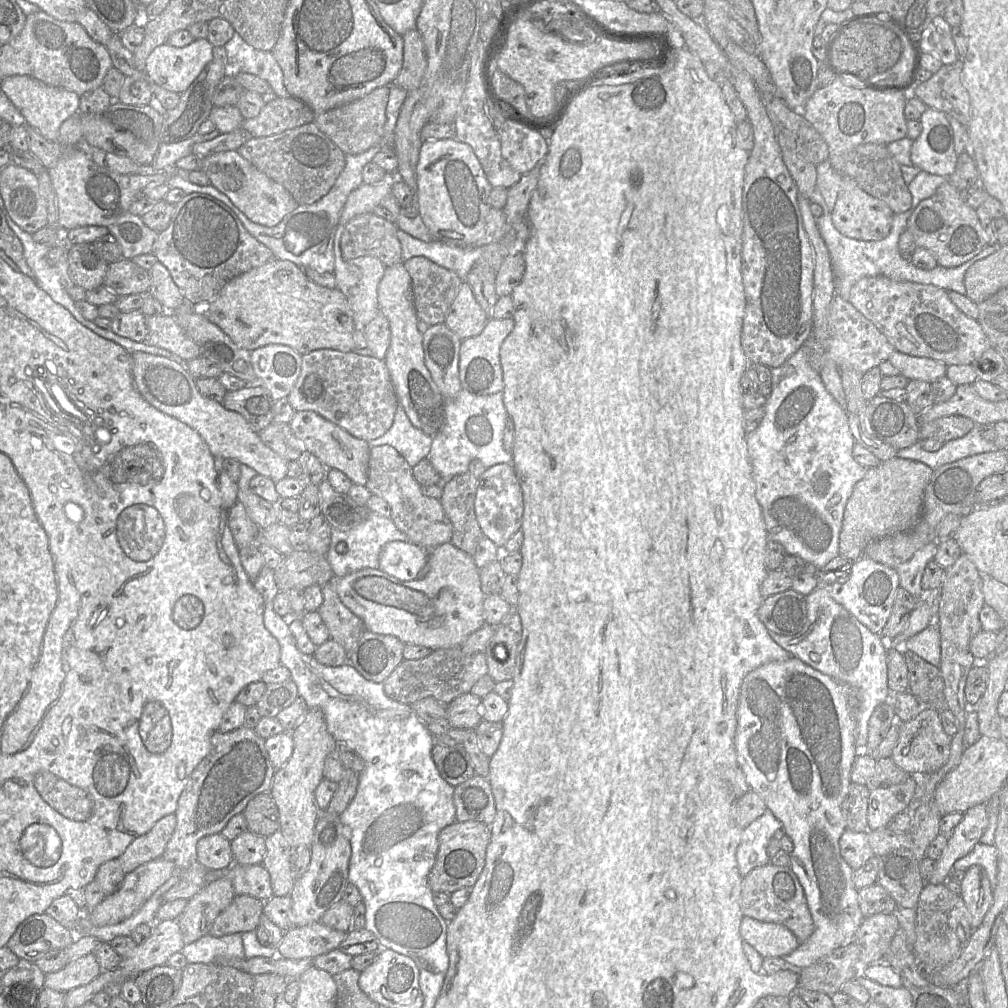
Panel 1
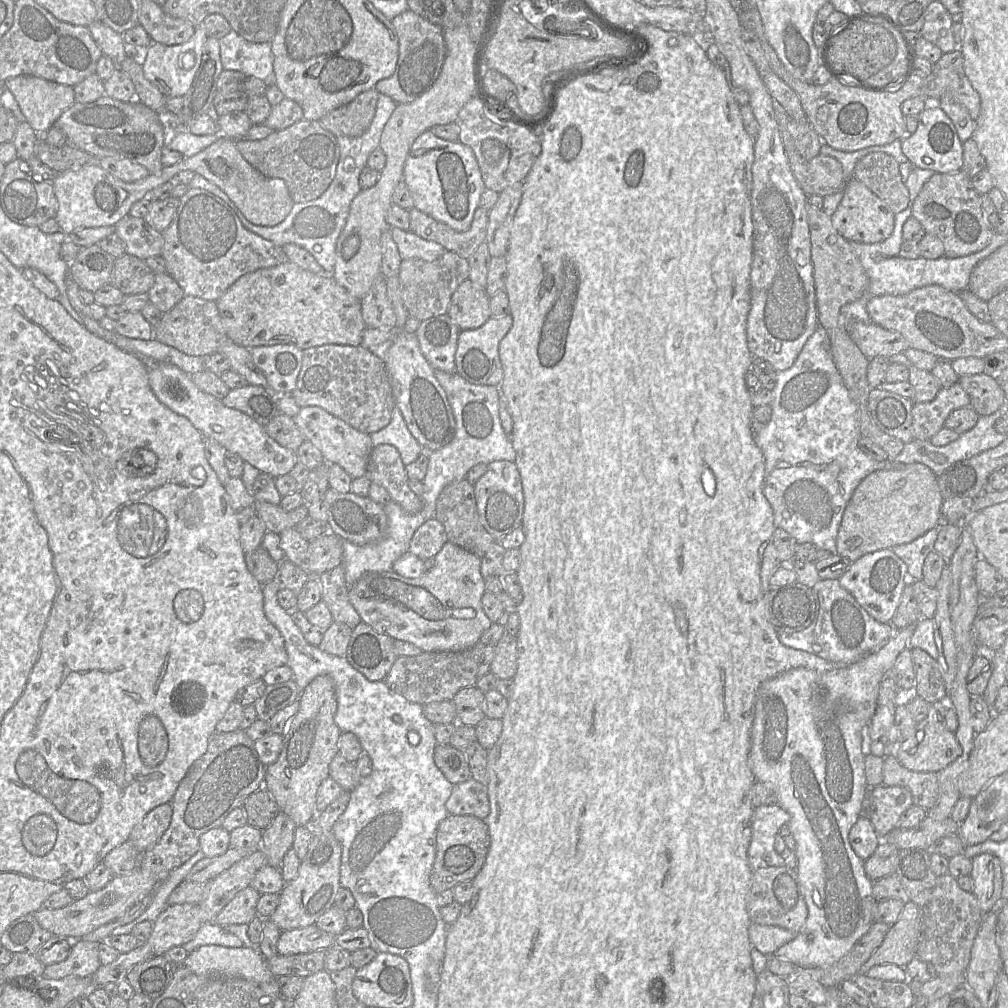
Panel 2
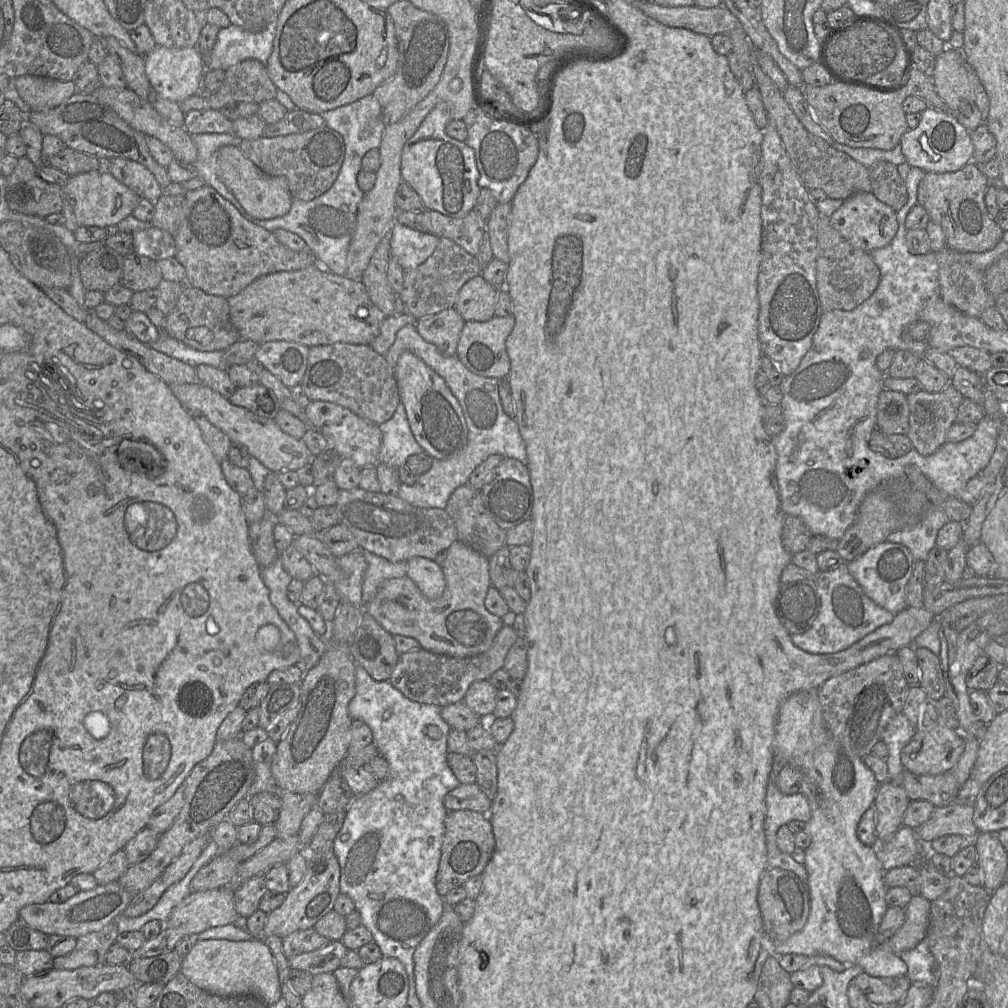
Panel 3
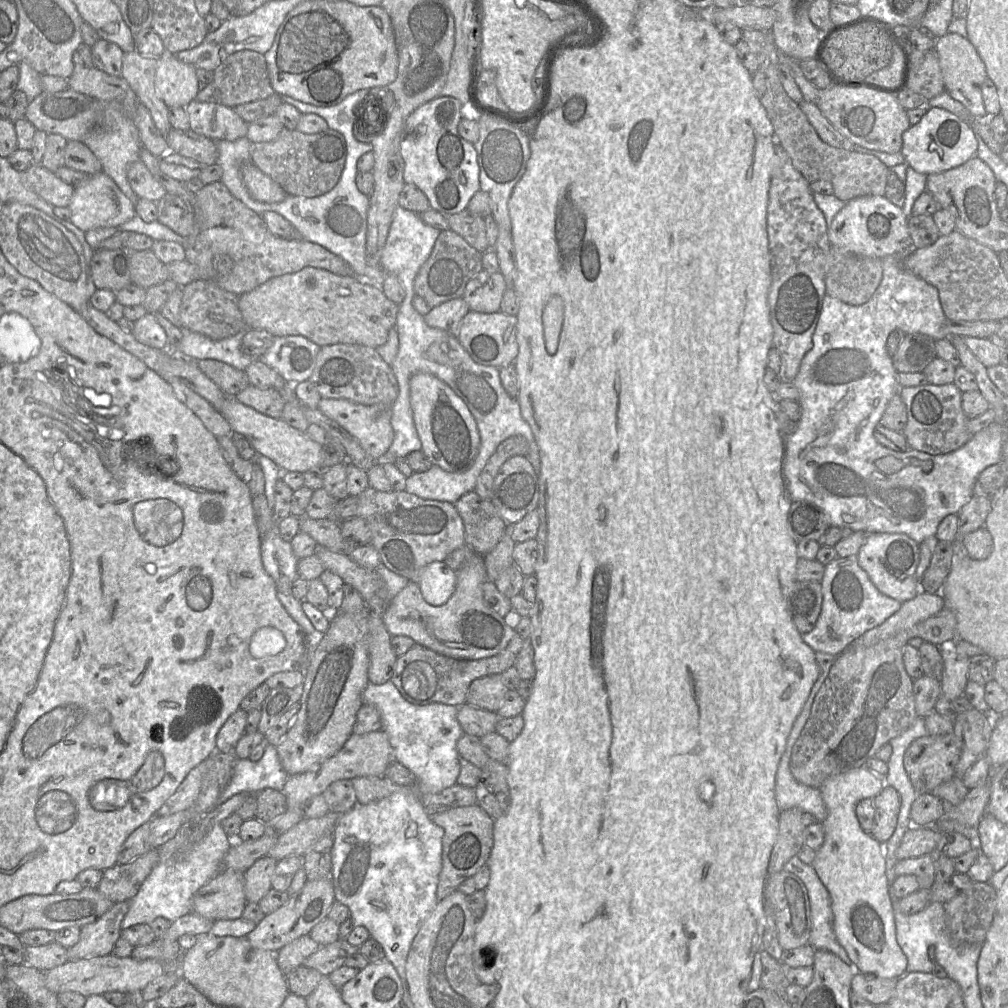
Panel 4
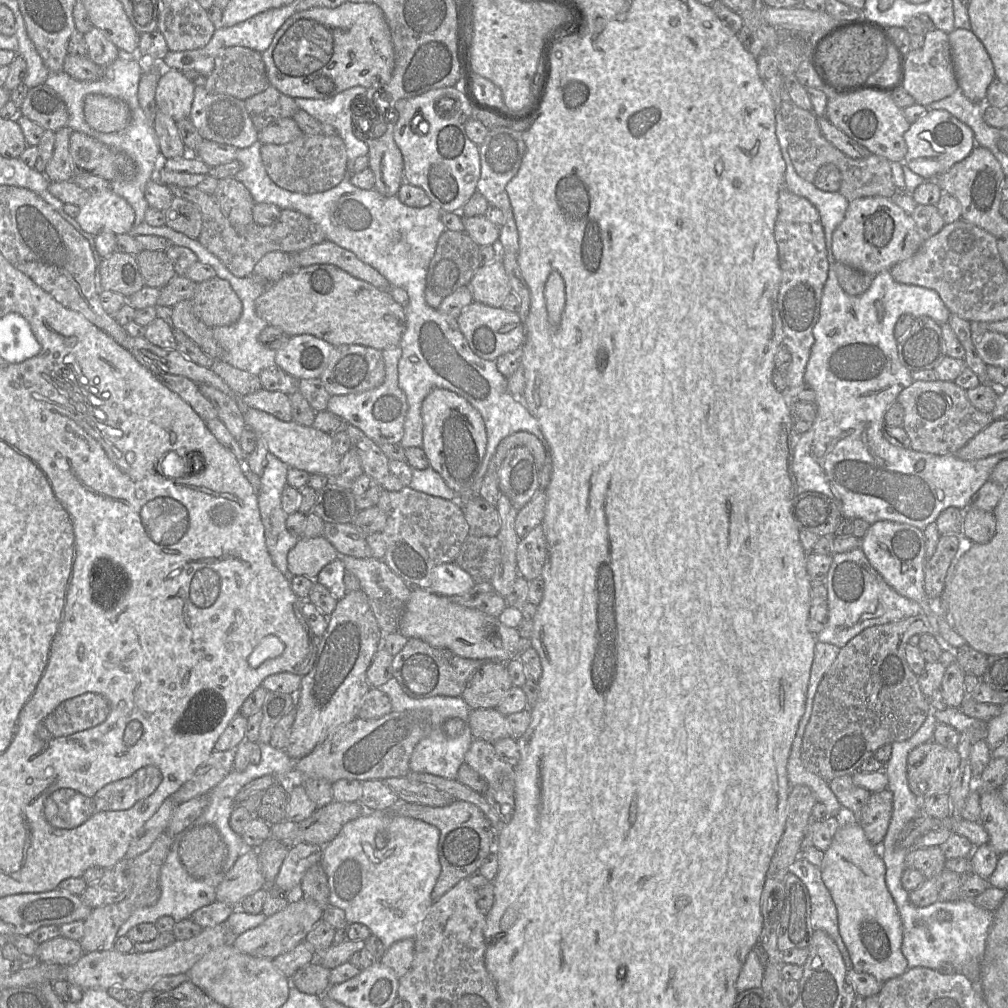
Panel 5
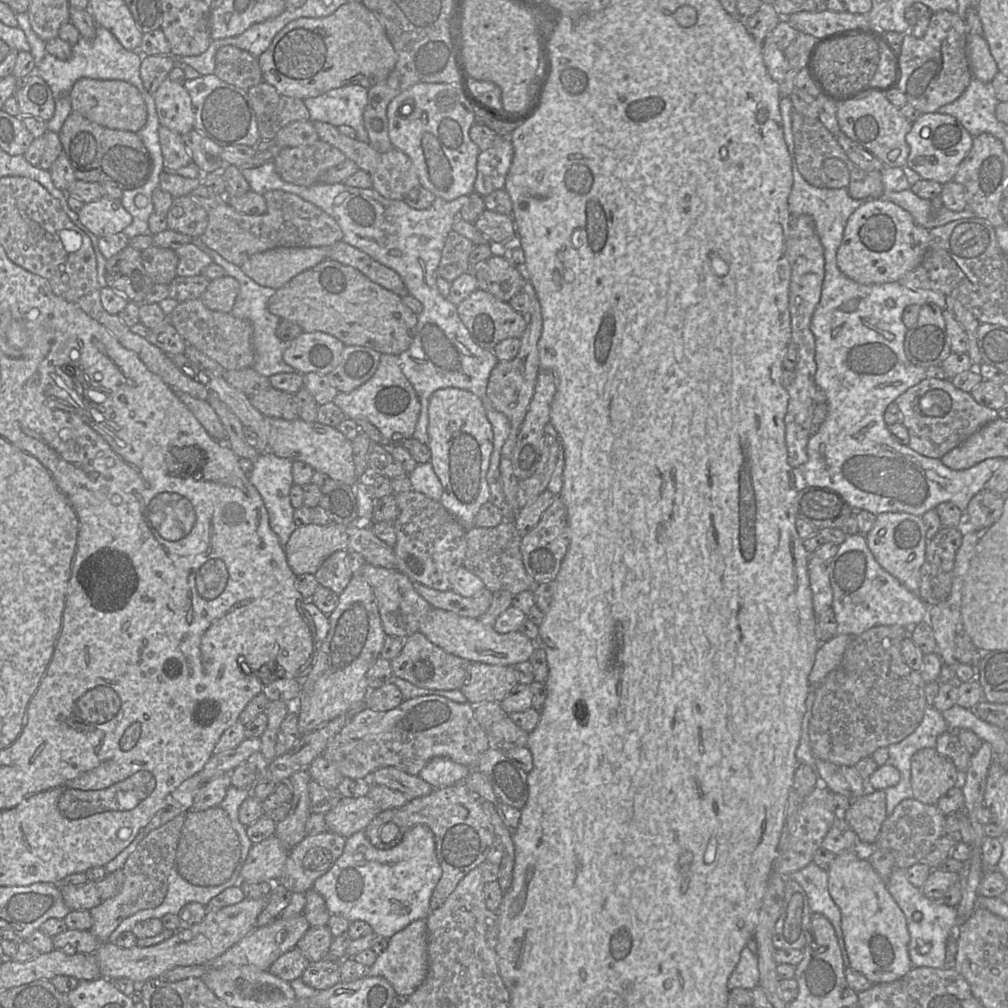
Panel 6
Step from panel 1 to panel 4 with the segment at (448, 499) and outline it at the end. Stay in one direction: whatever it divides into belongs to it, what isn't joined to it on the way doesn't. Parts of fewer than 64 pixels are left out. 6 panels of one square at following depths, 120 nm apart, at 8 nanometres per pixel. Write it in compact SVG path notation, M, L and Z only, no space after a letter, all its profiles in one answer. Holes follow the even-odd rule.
M473 490L462 495L454 505L463 521L465 544L481 556L490 552L507 526L490 499L481 498Z

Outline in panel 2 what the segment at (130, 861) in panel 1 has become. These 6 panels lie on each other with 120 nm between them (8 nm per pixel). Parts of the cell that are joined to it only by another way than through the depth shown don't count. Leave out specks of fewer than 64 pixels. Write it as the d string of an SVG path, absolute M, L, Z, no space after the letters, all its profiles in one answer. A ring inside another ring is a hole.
M164 803L146 814L129 835L134 847L142 854L151 848L170 825L173 808L171 803Z

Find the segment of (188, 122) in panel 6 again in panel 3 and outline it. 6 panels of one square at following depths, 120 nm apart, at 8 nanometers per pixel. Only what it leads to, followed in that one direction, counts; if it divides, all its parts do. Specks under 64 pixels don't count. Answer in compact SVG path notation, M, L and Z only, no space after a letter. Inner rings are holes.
M156 46L145 56L145 71L151 87L163 98L181 102L204 89L206 64L197 47L168 48Z

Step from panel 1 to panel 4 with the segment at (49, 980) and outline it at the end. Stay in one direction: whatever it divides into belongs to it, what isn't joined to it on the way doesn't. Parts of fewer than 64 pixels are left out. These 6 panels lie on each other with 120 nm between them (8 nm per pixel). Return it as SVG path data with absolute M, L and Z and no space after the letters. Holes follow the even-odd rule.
M129 901L114 903L96 921L81 927L78 942L67 949L68 961L111 954L121 935L121 923L129 909Z

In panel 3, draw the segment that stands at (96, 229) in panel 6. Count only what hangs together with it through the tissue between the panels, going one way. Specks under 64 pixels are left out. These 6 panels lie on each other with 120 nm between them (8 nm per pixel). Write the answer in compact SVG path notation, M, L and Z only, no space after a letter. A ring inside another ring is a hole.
M100 169L70 176L62 186L65 227L75 232L80 227L107 227L118 225L132 215L140 197L138 194L118 181L108 170Z

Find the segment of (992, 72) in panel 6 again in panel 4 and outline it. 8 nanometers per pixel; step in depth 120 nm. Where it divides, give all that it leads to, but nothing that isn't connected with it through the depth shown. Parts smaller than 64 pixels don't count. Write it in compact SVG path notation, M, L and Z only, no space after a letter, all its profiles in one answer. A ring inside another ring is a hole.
M947 33L936 39L934 50L939 59L945 91L962 103L973 118L985 116L987 112L982 97L982 85L989 77L976 48L968 38L956 33Z

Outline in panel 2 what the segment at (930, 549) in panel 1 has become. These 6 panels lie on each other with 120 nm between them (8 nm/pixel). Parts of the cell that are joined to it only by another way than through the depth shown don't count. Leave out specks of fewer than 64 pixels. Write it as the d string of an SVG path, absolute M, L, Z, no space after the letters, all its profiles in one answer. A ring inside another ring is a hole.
M939 527L927 531L912 542L894 546L893 552L906 564L908 580L920 581L922 579L922 567L926 556L934 551L934 543Z

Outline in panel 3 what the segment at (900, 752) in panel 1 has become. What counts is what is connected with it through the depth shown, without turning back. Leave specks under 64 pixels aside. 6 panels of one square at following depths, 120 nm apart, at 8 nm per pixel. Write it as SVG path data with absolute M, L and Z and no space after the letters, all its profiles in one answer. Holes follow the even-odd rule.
M943 697L934 702L939 715L939 723L930 730L917 730L909 743L901 751L901 762L904 768L915 775L939 775L952 771L964 752L965 743L960 731L954 731L943 725L943 719L950 714L956 714L952 701Z

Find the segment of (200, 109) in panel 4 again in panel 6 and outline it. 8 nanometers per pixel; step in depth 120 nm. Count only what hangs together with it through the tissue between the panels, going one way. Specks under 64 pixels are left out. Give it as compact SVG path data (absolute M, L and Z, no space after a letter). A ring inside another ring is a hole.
M215 74L186 80L183 85L191 97L194 108L194 129L221 147L235 145L255 147L257 145L260 135L248 90L228 84Z

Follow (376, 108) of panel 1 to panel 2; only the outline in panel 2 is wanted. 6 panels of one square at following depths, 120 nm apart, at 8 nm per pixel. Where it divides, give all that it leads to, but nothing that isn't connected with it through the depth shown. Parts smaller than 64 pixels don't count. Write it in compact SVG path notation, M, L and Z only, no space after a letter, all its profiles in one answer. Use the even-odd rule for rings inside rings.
M375 88L362 92L350 103L325 115L319 122L336 137L359 137L374 118L379 94Z

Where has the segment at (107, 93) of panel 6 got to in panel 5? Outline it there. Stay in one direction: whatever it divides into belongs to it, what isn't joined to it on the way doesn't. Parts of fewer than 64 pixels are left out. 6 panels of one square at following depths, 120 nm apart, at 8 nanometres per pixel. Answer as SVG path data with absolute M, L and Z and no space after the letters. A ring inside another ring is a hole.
M88 94L84 98L83 111L87 124L103 133L123 130L129 125L132 117L125 101L101 94Z

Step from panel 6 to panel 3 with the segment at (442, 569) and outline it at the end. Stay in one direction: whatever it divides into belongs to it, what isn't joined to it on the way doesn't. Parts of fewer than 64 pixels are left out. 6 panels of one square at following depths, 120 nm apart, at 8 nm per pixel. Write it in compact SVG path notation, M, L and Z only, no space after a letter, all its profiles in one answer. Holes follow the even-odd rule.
M359 487L351 490L339 489L336 507L340 512L340 523L352 532L359 548L381 556L390 562L407 562L414 557L434 560L438 554L457 540L455 524L445 509L416 507L397 495L370 492Z

